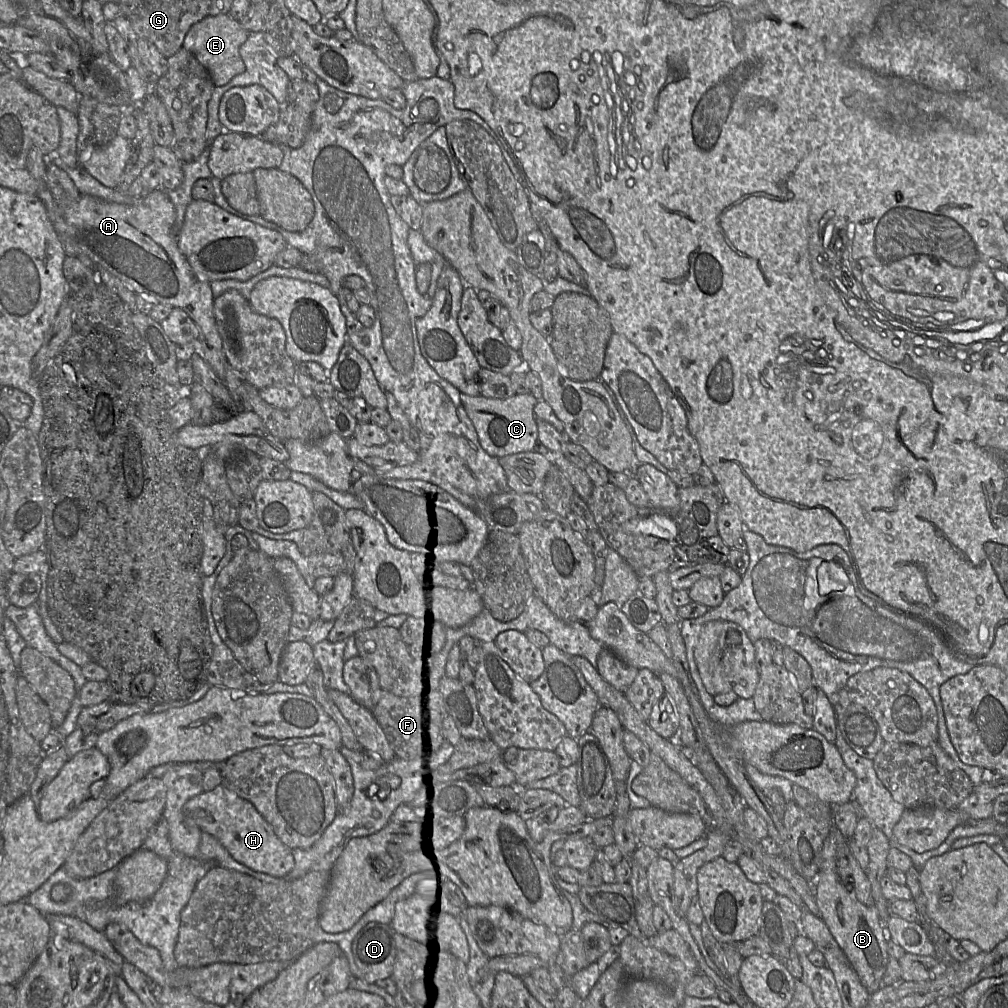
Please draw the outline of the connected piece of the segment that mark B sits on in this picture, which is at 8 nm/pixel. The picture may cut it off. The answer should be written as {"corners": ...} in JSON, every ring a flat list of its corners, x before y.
{"corners":[[818,871,817,879,811,884,814,886,820,918,856,972,861,984,870,994,874,993,881,988,881,978,888,960,884,924,876,906,859,902,847,891,834,871]]}

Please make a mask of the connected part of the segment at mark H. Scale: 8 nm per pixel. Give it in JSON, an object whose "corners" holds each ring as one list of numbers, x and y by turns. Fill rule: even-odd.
{"corners":[[223,784,189,799,183,806,183,814,186,824,197,826,202,832,215,837,235,860,255,871,285,878,294,868,292,849,281,841,250,801]]}

